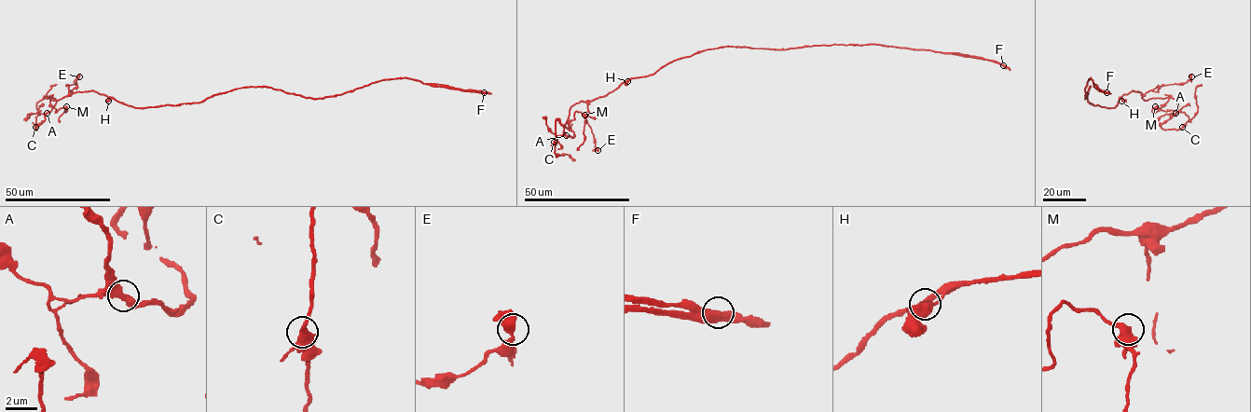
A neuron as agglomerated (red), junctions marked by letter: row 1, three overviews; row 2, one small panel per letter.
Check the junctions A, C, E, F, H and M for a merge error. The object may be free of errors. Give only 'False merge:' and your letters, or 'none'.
False merge: F

